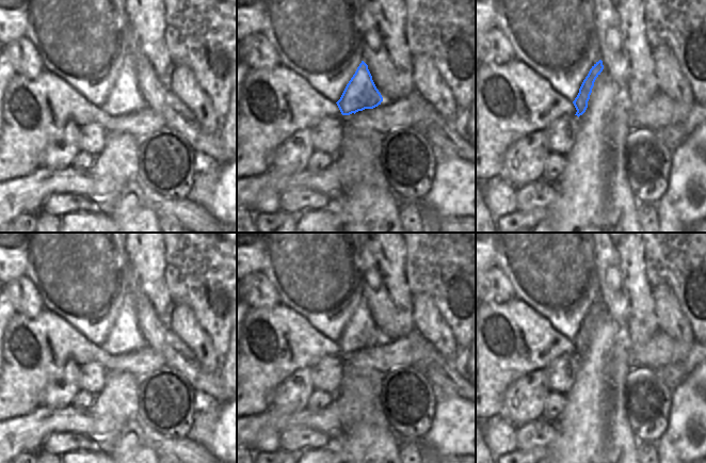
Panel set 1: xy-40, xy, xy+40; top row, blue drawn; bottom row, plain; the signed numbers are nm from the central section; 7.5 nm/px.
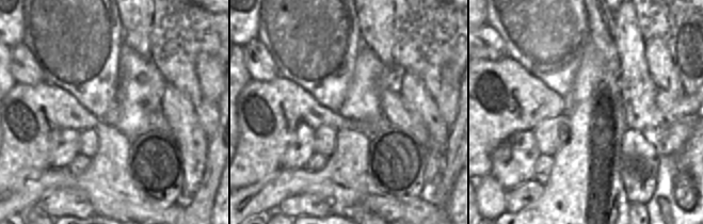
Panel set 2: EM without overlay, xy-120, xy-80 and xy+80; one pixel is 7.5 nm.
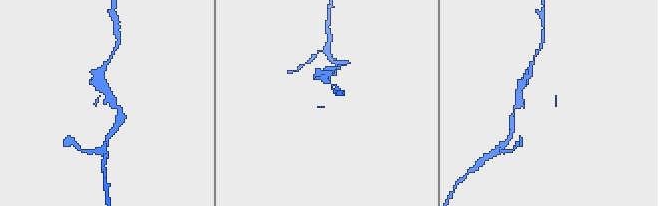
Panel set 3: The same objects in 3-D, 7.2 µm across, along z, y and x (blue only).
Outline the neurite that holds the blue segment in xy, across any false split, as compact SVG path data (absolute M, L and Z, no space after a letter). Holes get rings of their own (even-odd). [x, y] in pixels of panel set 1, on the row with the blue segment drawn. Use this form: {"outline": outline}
{"outline": "M362 61L336 102L342 115L350 115L381 105L383 97L376 89L368 65Z"}

